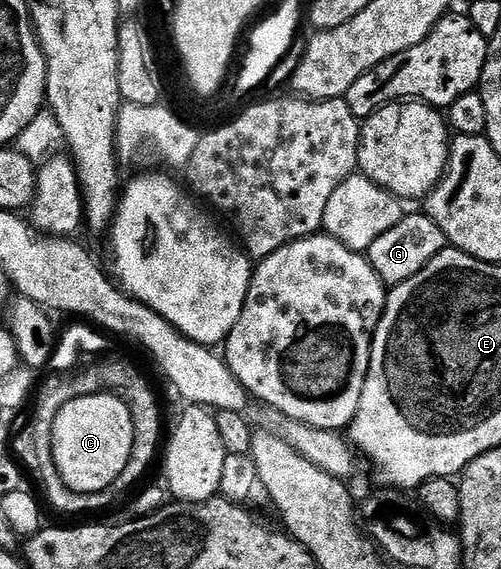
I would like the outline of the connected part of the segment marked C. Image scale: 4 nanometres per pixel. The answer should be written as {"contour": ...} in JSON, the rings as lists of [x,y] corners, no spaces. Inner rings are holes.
{"contour":[[[78,395],[73,401],[69,401],[69,405],[59,410],[57,421],[53,421],[53,461],[57,465],[57,473],[61,473],[61,481],[65,481],[65,485],[69,485],[69,489],[73,489],[79,495],[99,495],[105,489],[109,489],[109,485],[113,485],[117,477],[121,477],[128,470],[129,457],[132,453],[133,417],[129,417],[129,409],[125,401],[121,401],[115,395]]]}

